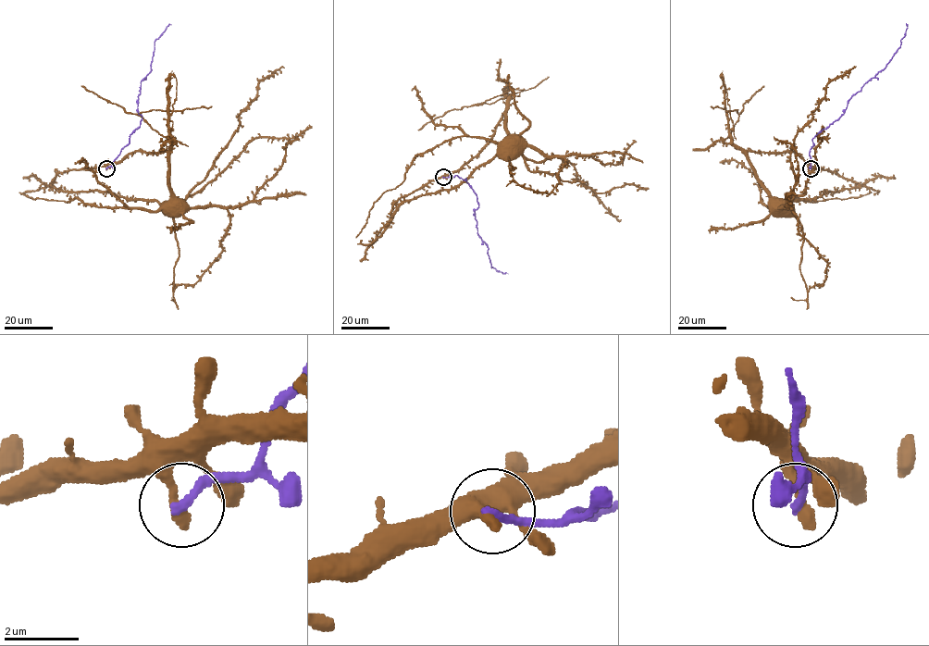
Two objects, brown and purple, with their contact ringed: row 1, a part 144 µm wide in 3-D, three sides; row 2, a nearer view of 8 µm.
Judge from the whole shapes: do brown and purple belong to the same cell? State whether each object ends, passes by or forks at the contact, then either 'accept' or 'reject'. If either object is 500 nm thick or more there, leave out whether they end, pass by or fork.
brown ends | purple ends | reject

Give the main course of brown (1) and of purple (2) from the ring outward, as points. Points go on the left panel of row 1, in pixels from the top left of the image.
1: (106, 168), (135, 151), (166, 151), (167, 182), (183, 200), (238, 129), (258, 83), (284, 68)
2: (106, 168), (140, 126), (142, 116), (138, 113), (137, 101), (141, 81), (151, 70), (155, 40), (171, 25)

